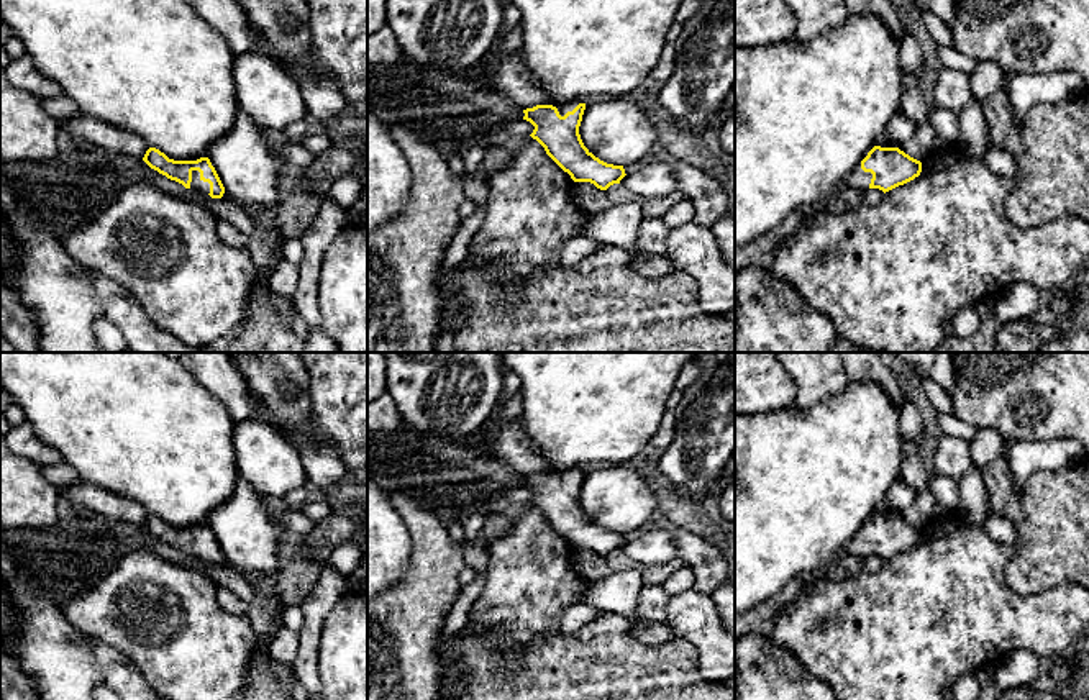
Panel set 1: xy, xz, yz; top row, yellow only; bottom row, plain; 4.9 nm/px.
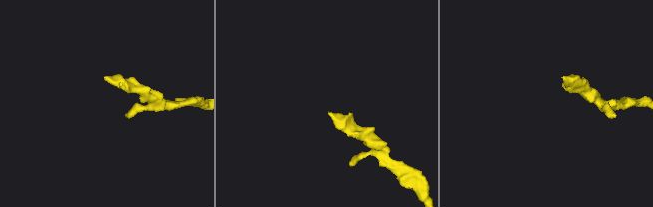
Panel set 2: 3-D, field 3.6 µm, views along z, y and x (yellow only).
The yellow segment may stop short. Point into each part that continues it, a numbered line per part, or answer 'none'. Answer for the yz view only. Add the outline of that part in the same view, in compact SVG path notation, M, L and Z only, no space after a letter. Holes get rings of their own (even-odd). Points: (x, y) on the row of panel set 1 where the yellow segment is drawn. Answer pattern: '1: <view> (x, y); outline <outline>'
1: yz (856, 179); outline M858 164L843 180L845 187L850 187L853 190L861 190L866 192L869 189L873 174L871 172L864 172L861 169L861 164Z

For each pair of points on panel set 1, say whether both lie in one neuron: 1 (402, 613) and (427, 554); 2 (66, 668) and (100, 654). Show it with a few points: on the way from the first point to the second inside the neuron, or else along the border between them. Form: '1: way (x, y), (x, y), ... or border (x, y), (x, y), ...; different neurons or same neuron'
1: way (417, 599), (427, 589), (427, 569); same neuron
2: border (79, 631), (104, 682); different neurons

